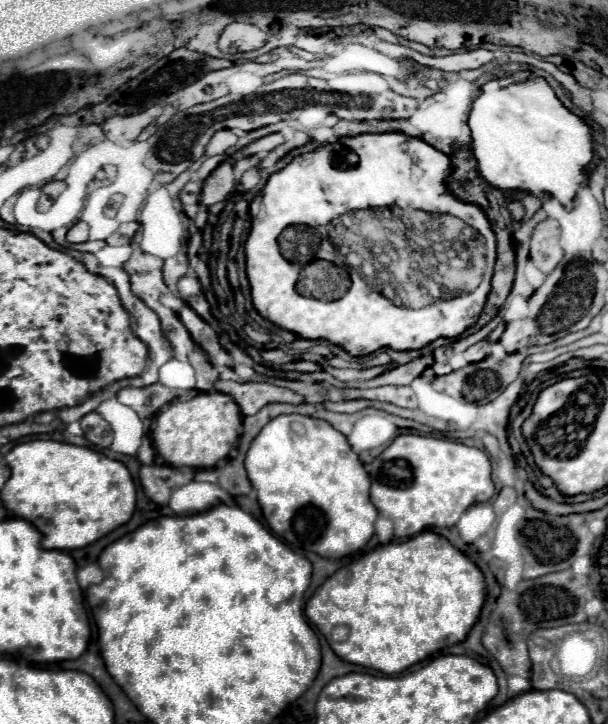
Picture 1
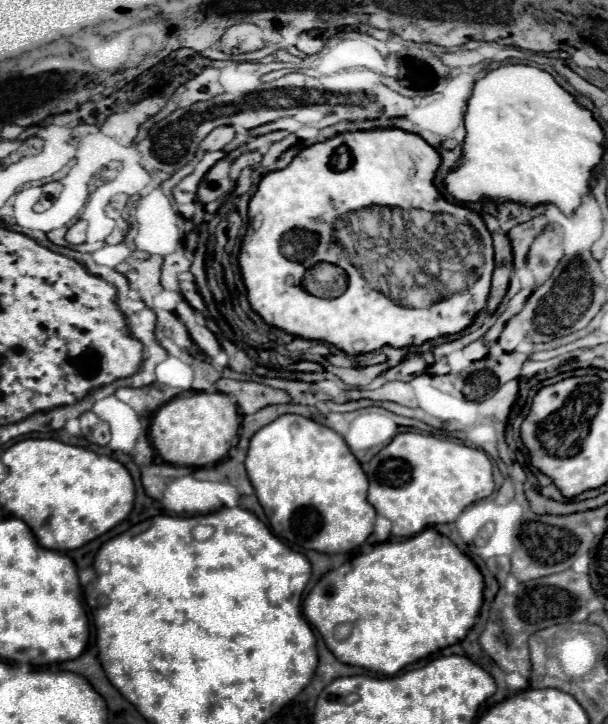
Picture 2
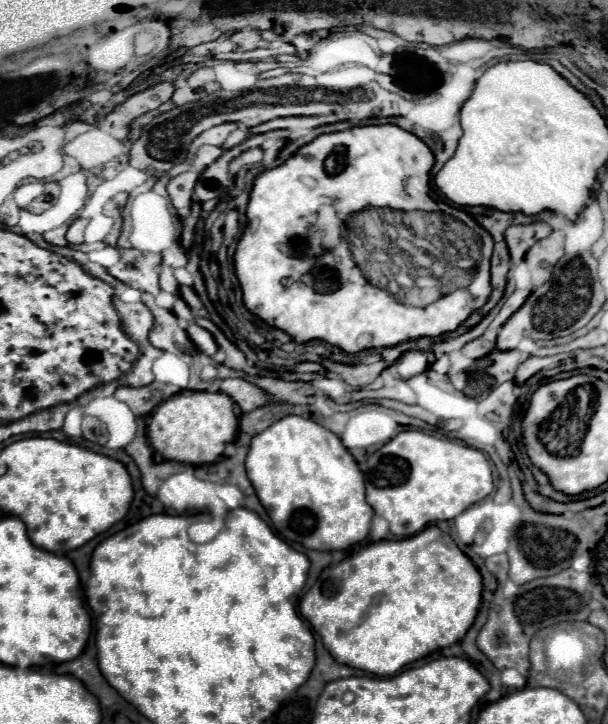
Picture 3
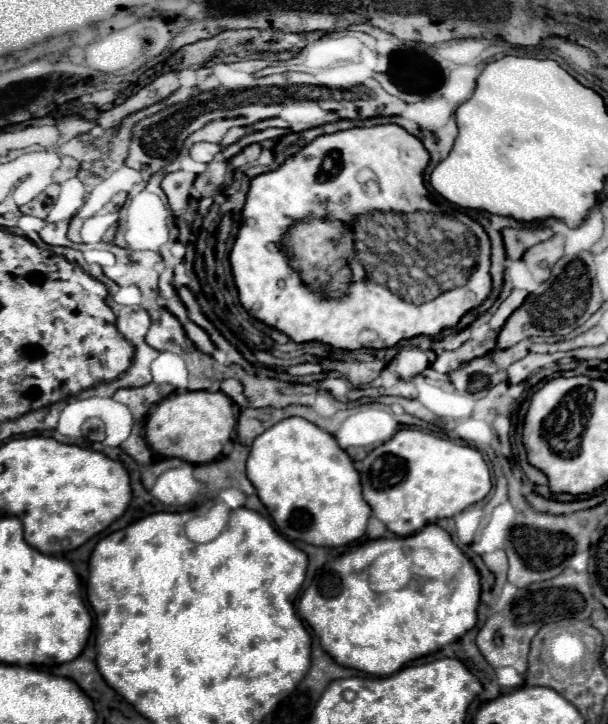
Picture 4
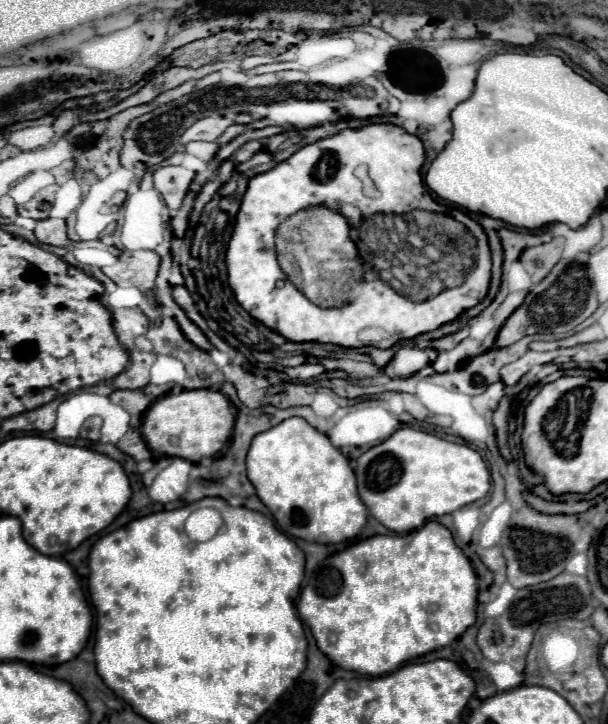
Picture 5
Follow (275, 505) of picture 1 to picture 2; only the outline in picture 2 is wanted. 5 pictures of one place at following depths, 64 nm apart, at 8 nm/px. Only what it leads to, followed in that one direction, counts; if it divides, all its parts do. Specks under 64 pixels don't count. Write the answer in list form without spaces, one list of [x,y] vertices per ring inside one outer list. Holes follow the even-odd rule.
[[[298,414],[280,416],[252,436],[246,472],[272,530],[288,544],[344,554],[372,534],[376,510],[366,500],[368,478],[344,438],[324,424]]]

